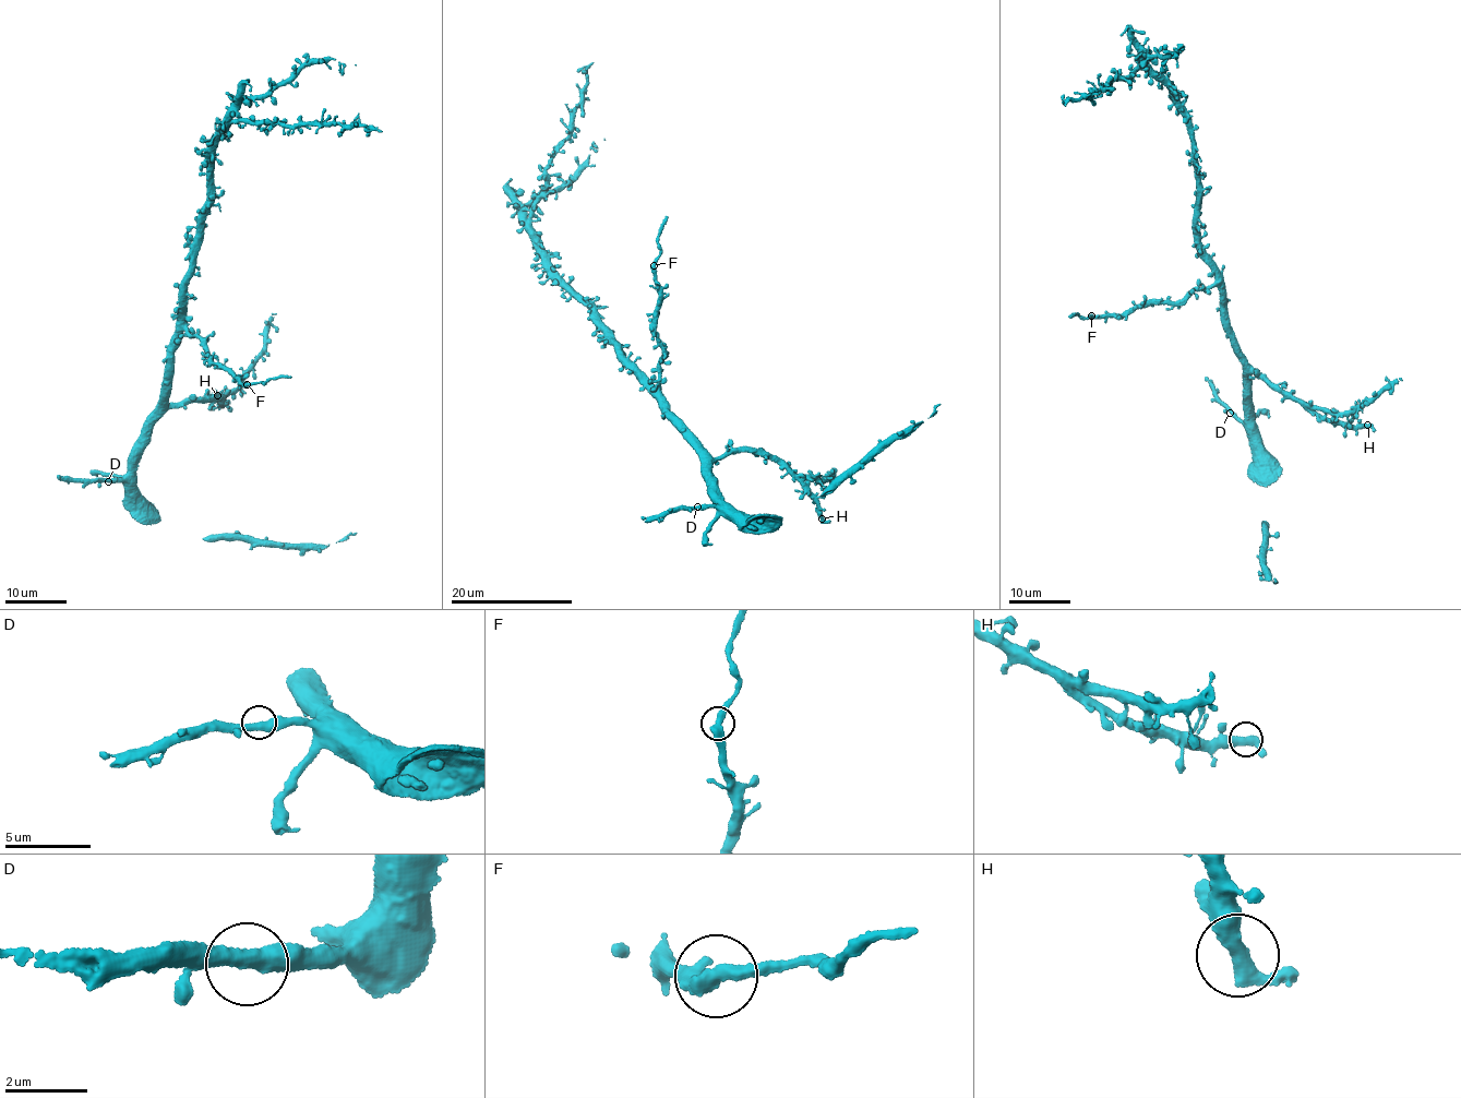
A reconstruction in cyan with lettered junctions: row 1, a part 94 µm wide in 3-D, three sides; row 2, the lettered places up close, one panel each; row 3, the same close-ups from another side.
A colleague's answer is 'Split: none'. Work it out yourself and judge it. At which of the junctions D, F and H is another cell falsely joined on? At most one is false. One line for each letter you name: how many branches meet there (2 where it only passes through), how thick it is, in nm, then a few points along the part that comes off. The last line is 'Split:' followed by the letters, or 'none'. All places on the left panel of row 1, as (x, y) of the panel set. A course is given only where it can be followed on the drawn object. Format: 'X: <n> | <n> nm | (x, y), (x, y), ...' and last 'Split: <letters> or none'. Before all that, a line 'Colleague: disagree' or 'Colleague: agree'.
Colleague: disagree
F: 2 | 400 nm | (247, 384), (291, 378)
Split: F

